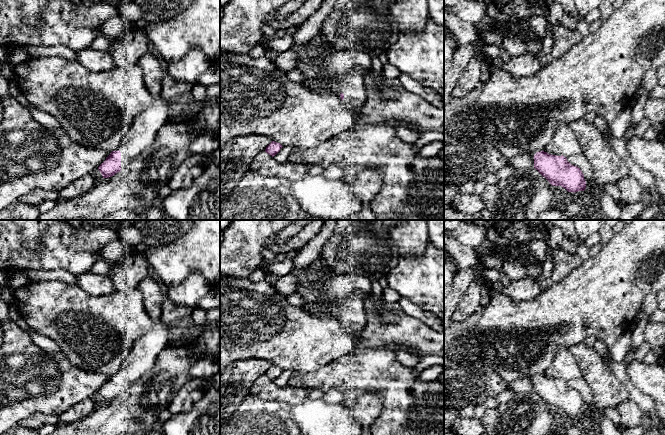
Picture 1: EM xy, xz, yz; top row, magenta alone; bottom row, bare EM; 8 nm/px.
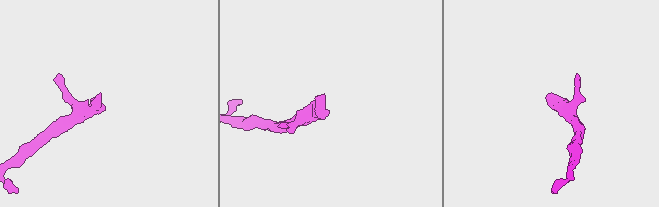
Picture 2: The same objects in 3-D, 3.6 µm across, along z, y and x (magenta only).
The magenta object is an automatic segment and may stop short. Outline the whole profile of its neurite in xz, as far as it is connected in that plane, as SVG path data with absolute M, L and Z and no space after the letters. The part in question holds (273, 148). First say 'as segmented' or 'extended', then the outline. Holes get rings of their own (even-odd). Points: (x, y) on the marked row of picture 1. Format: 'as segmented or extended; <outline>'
extended; M272 141L265 149L265 152L271 155L278 163L288 161L293 147L282 146L280 143Z

